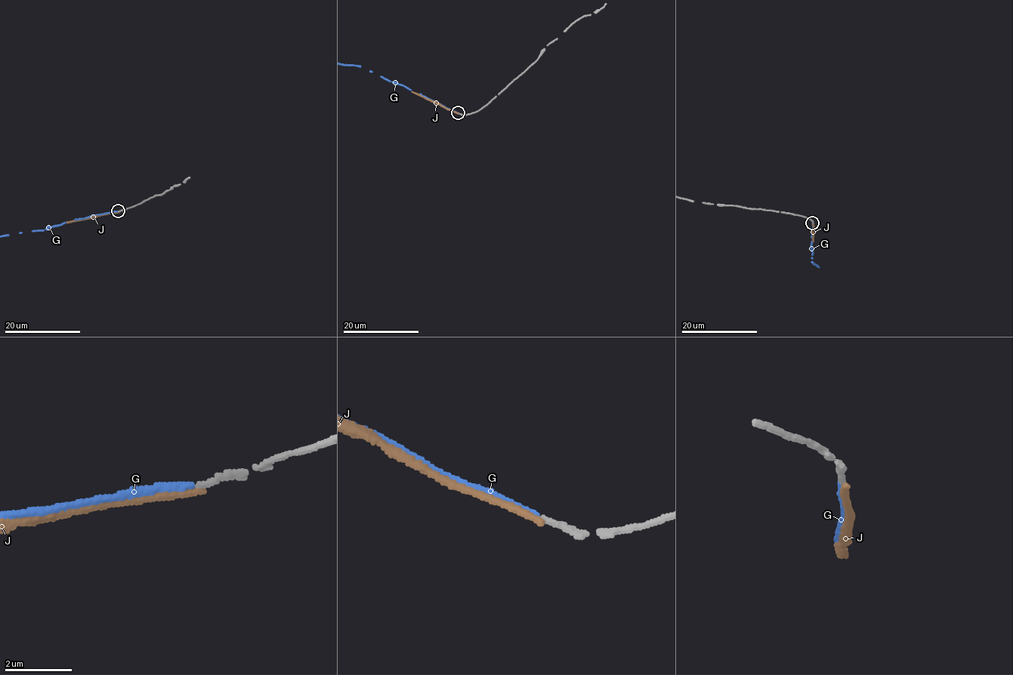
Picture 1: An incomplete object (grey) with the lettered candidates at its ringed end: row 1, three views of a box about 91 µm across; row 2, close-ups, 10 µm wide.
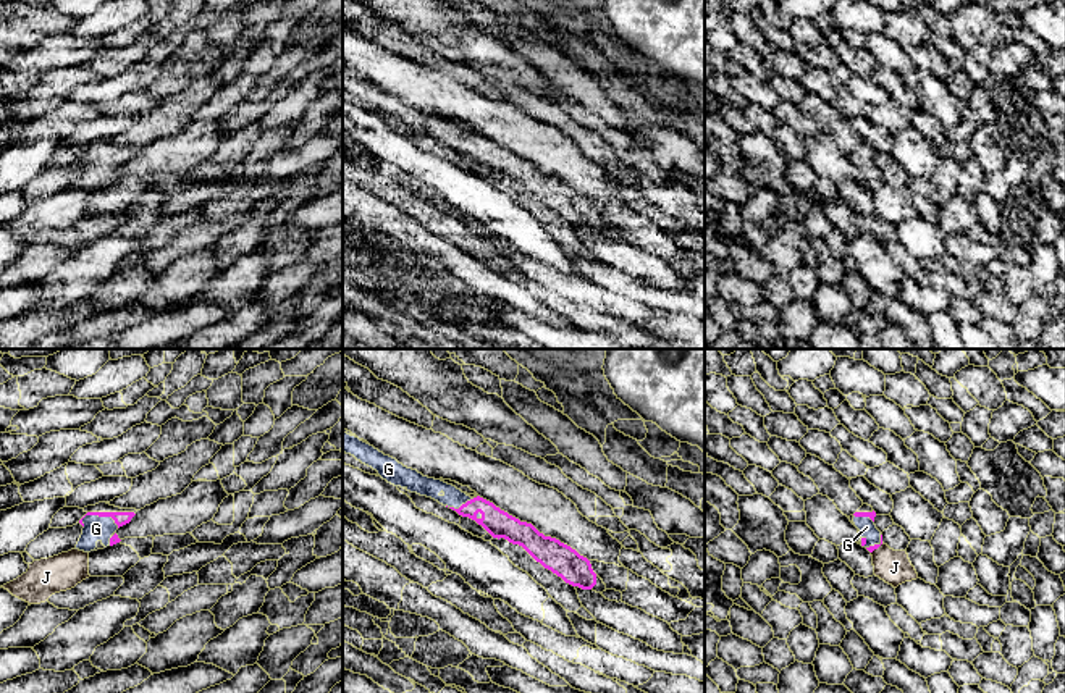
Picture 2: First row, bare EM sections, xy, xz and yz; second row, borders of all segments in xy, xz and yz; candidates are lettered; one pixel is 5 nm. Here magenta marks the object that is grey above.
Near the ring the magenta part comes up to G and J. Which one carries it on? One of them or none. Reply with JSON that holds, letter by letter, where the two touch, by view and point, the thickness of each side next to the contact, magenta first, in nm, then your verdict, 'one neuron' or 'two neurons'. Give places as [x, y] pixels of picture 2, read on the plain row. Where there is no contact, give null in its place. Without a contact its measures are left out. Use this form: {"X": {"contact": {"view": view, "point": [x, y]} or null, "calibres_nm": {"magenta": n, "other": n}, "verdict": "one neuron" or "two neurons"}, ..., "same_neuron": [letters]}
{"G": {"contact": {"view": "xy", "point": [101, 154]}, "calibres_nm": {"magenta": 70, "other": 130}, "verdict": "one neuron"}, "J": {"contact": {"view": "yz", "point": [876, 186]}, "calibres_nm": {"magenta": 30, "other": 170}, "verdict": "two neurons"}, "same_neuron": ["G"]}

